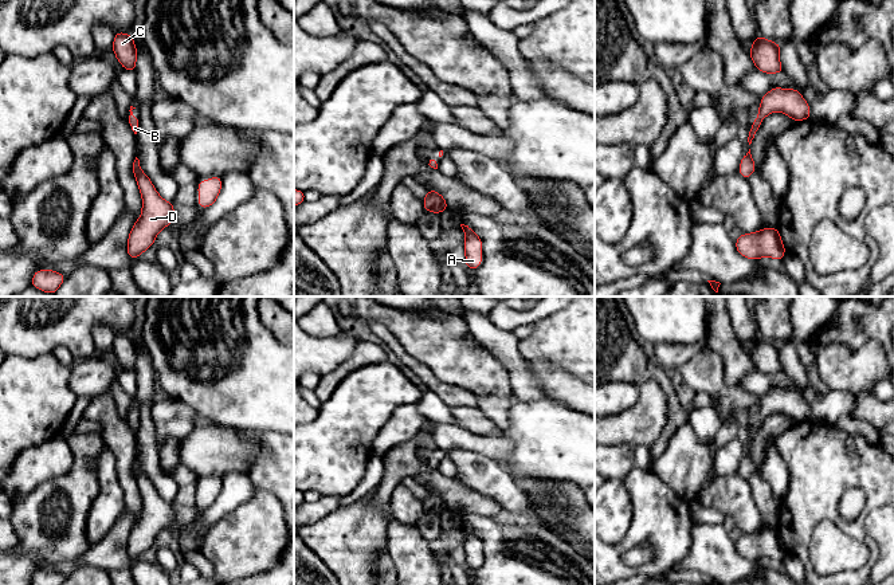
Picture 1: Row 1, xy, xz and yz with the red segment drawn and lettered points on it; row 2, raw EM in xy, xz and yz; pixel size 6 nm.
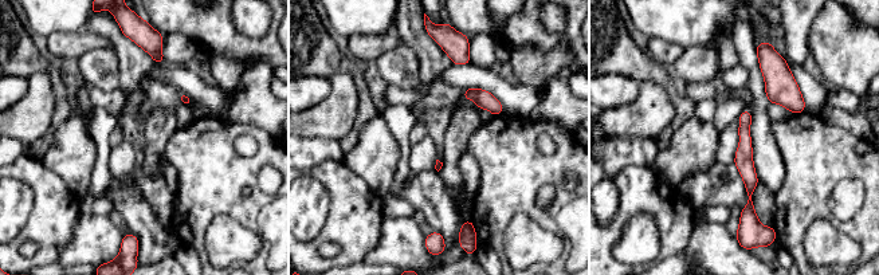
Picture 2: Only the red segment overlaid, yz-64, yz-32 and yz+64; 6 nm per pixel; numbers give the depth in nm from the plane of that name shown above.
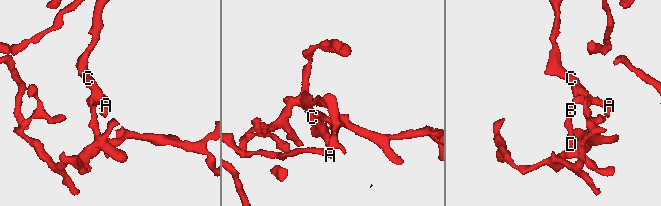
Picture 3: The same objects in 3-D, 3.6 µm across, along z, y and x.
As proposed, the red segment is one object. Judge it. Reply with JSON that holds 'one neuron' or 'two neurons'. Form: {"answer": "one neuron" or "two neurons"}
{"answer": "one neuron"}

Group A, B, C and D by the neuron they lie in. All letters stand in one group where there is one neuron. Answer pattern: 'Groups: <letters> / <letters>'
Groups: A B C D

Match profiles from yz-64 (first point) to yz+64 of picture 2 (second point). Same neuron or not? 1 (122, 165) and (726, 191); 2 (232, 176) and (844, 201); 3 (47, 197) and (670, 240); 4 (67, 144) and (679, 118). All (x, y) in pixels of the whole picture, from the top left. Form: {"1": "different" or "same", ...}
{"1": "different", "2": "different", "3": "same", "4": "different"}

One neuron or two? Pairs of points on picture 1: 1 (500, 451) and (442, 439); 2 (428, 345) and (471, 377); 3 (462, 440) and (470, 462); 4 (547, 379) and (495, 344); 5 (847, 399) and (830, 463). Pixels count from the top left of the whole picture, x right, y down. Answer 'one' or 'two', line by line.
1: one
2: one
3: two
4: two
5: two

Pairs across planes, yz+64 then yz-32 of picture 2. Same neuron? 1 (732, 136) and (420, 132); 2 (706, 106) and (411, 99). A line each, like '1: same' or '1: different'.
1: different
2: different

